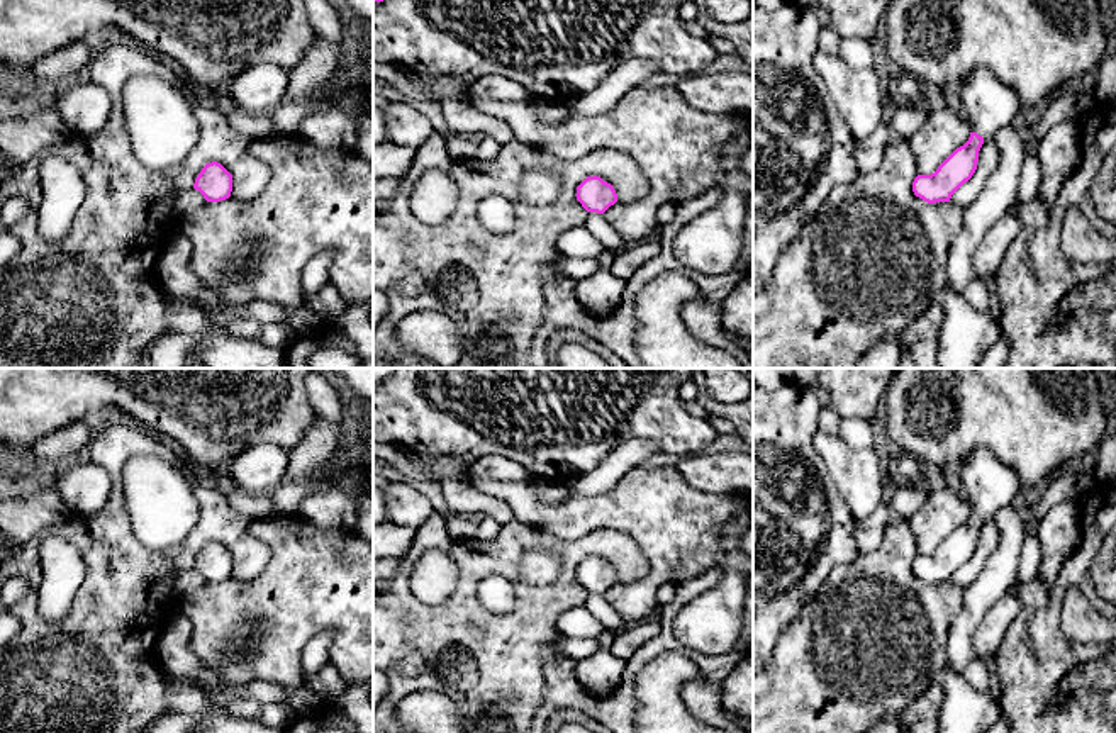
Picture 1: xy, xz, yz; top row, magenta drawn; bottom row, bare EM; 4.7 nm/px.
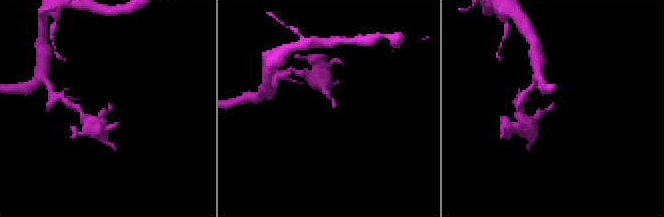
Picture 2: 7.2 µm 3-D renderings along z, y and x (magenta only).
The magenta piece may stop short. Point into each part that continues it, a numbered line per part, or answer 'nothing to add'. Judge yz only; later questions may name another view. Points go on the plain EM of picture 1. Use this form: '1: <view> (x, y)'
1: yz (986, 484)

